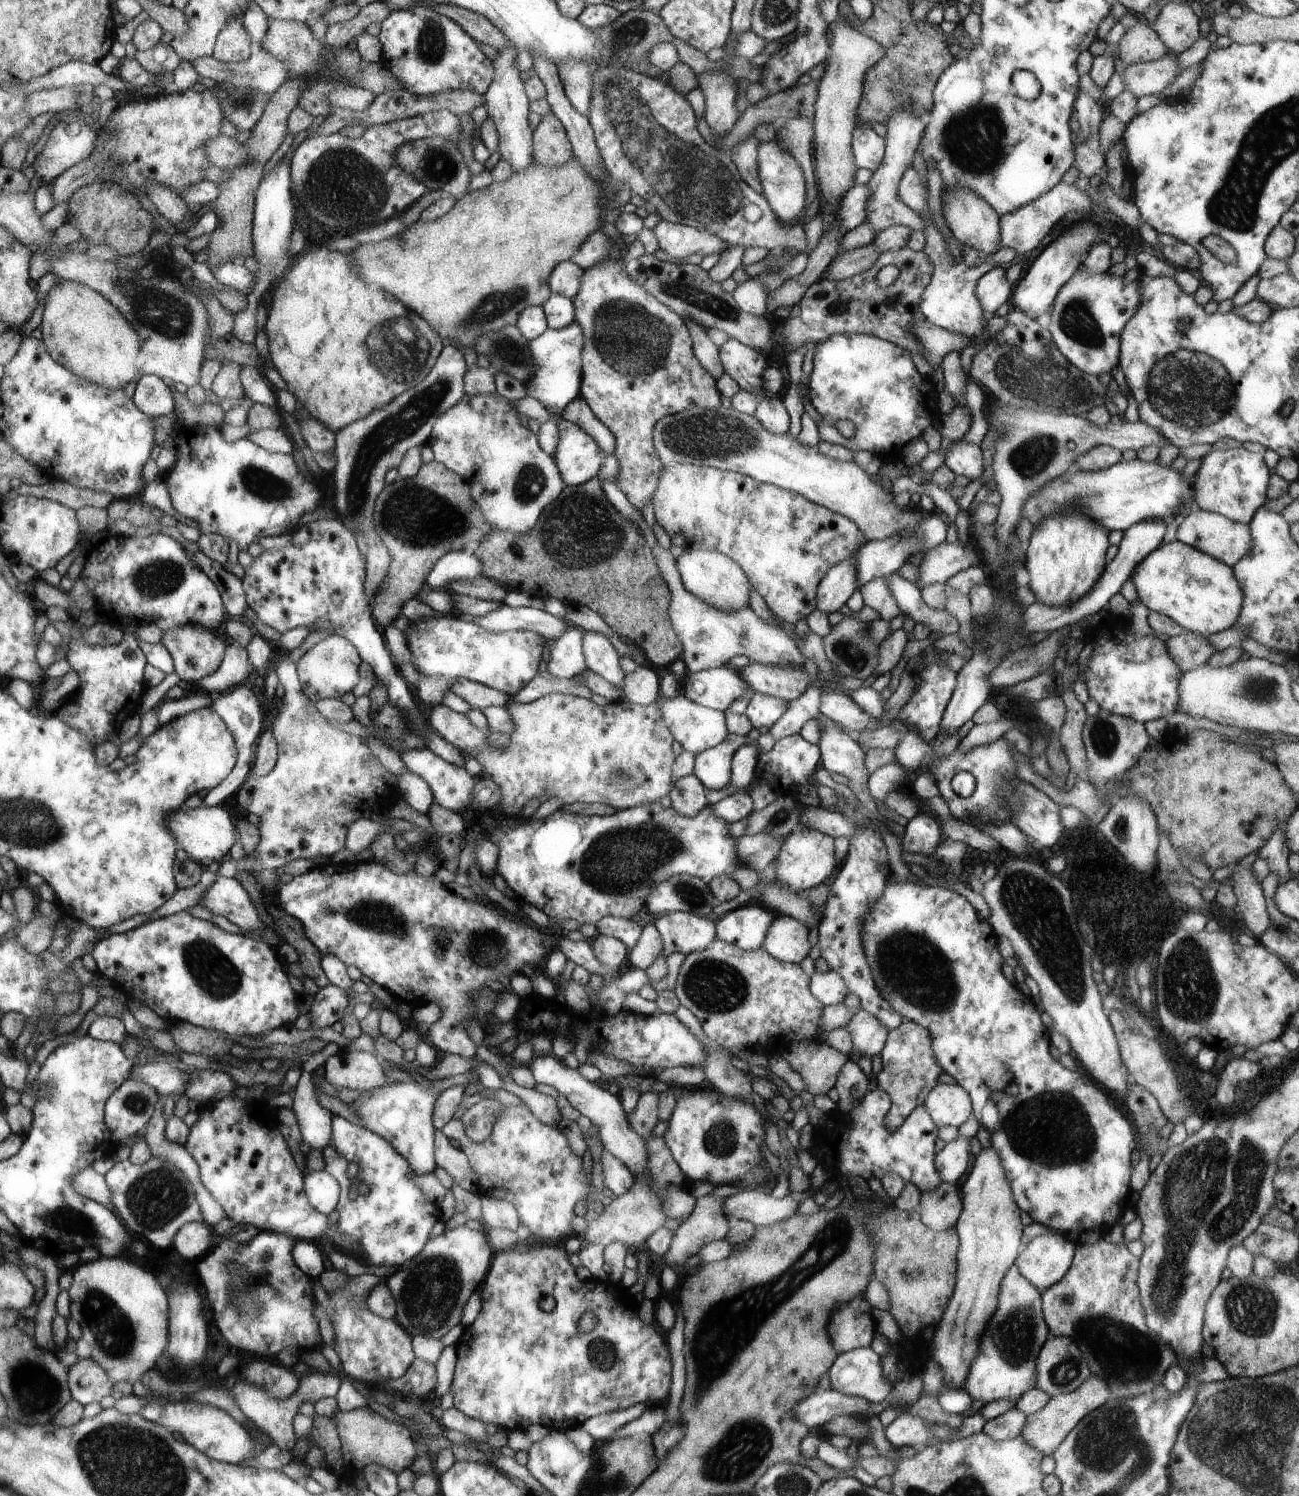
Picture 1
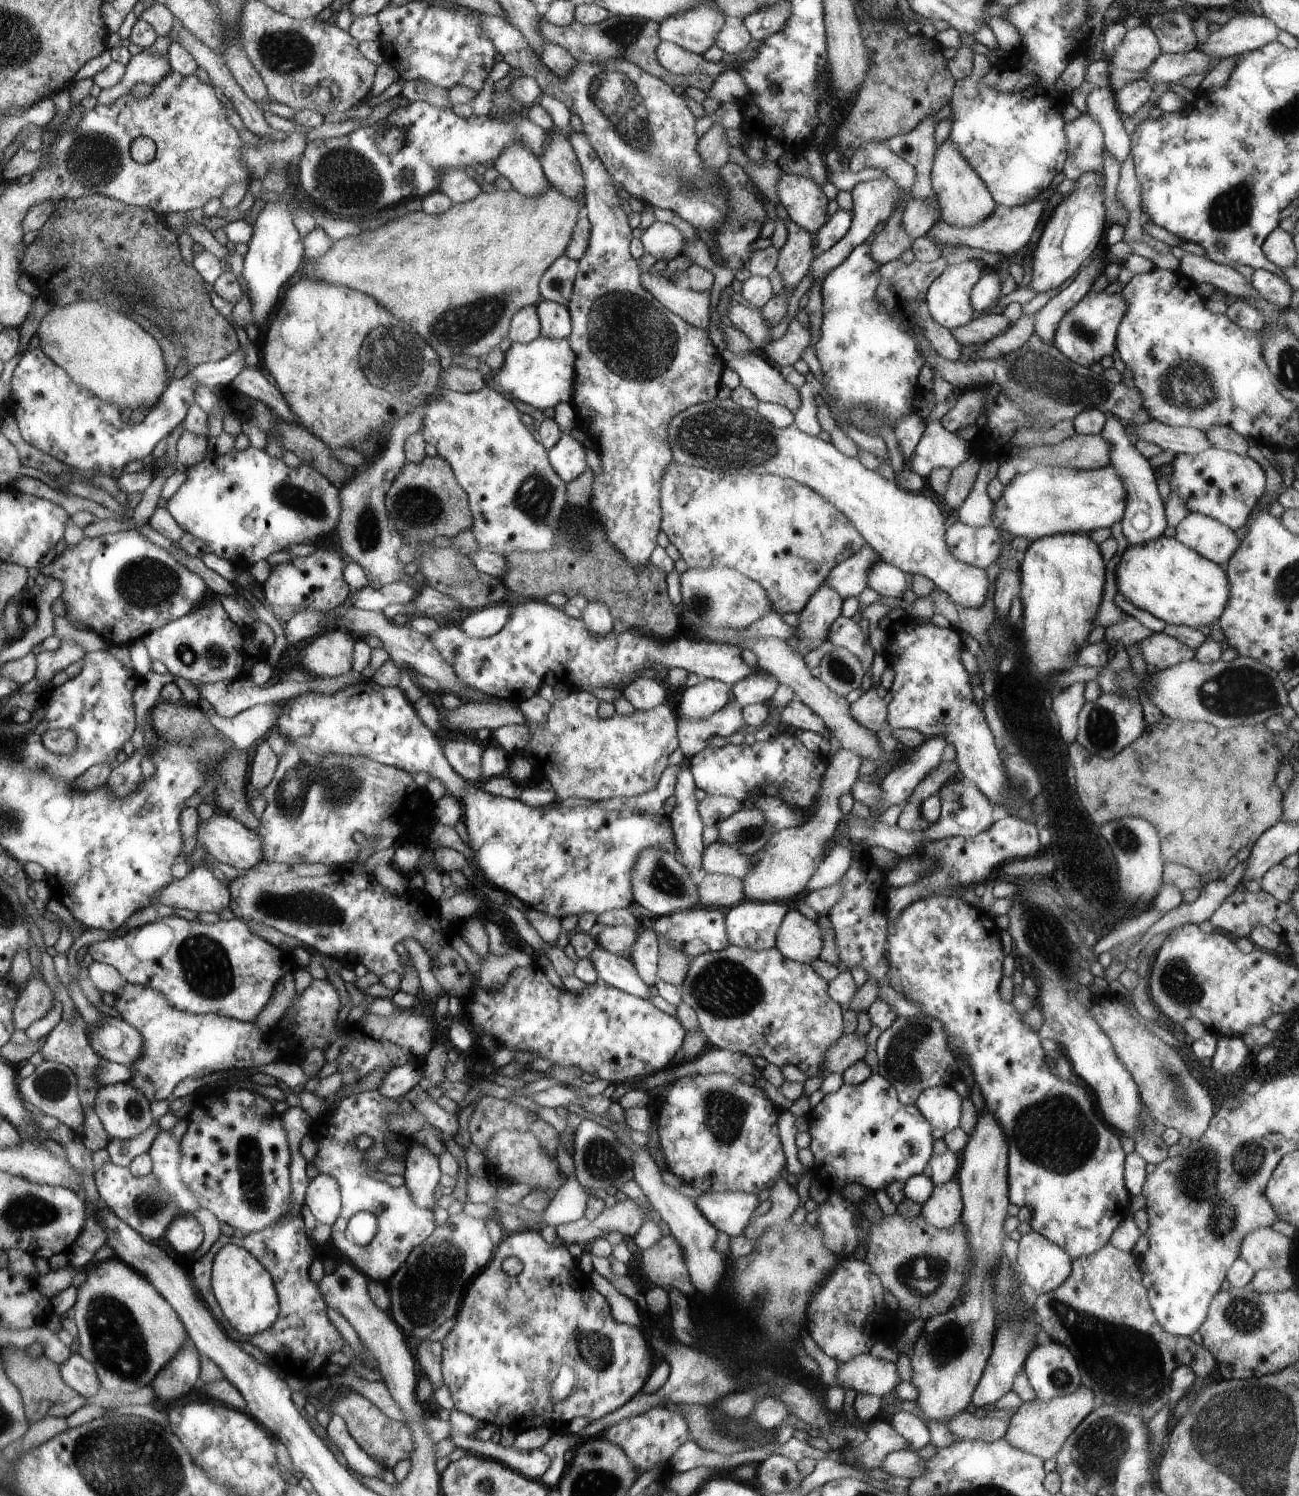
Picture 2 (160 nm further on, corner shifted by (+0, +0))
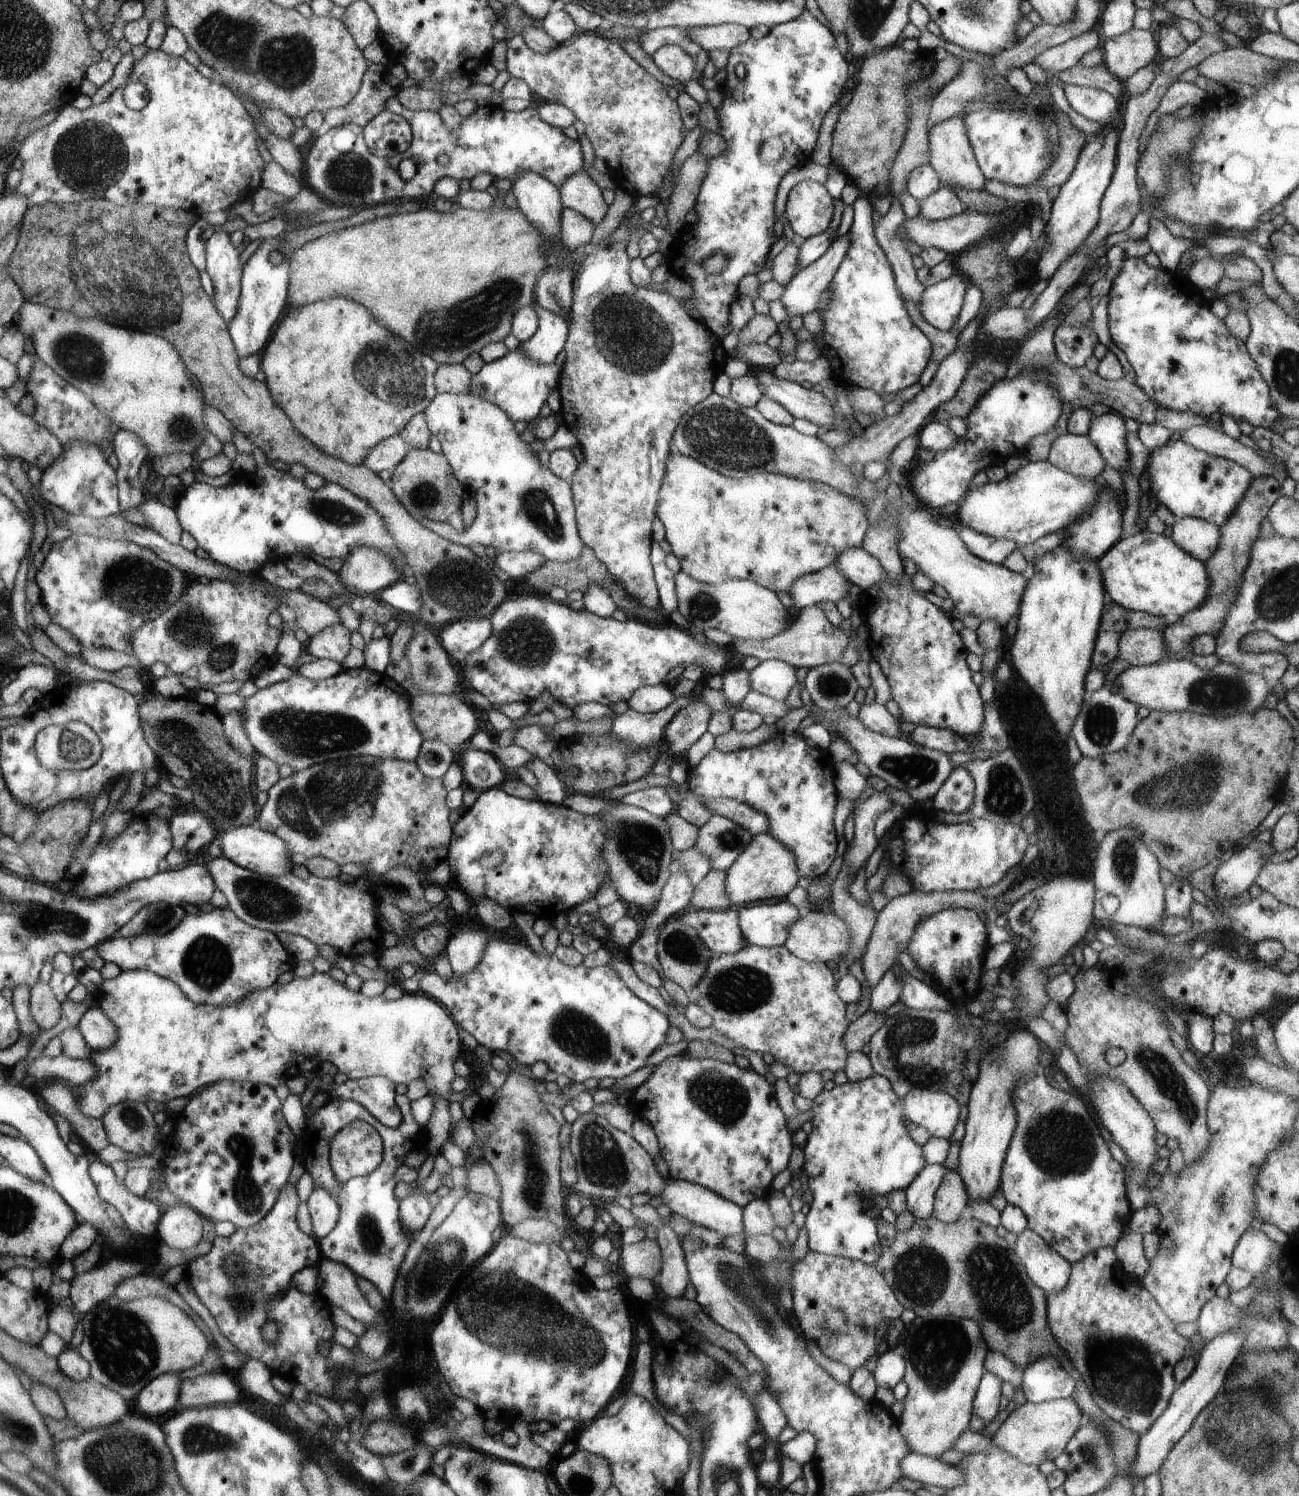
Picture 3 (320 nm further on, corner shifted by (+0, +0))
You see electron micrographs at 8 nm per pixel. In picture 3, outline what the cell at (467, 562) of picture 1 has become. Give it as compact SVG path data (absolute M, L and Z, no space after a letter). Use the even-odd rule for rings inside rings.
M498 551L498 554L491 558L493 568L502 570L509 574L510 578L520 579L524 578L534 572L544 560L544 556L536 554L536 552L512 552L512 551Z

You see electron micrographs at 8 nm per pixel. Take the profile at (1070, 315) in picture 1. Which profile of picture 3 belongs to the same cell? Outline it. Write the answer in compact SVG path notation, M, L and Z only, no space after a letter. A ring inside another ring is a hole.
M1092 320L1088 326L1058 326L1054 336L1054 347L1057 358L1071 368L1084 367L1086 361L1094 356L1094 346L1098 346L1098 336L1092 330Z

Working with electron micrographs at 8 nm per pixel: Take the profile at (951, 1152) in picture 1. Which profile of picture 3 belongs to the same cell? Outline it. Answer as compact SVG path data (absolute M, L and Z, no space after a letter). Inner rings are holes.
M943 1164L926 1165L905 1189L907 1210L916 1219L925 1220L933 1216L935 1195L948 1171Z

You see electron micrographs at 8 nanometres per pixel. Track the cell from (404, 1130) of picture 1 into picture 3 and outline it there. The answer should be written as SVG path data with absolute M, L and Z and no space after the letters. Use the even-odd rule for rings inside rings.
M418 1180L413 1183L411 1194L407 1196L401 1203L401 1219L406 1226L406 1232L410 1234L418 1234L428 1222L433 1208L428 1200L428 1192L420 1192L422 1186L418 1184Z

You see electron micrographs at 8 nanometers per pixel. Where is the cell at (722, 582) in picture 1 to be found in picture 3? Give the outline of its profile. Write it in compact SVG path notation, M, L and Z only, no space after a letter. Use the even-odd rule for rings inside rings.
M680 571L675 574L674 583L678 612L694 626L694 630L703 634L704 630L712 628L738 639L762 641L788 630L795 616L784 607L776 593L748 580L726 577L717 584L709 584Z

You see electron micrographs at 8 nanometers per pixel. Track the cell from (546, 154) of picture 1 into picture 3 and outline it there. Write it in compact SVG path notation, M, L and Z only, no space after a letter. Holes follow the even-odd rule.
M583 169L560 184L560 194L564 208L585 215L595 226L604 220L608 212L609 206L604 201L603 190Z

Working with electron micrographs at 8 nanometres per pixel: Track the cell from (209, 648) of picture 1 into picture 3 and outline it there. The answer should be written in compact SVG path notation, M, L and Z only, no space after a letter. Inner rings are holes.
M245 572L232 580L211 580L208 584L202 582L189 581L189 588L182 594L180 600L175 602L164 614L142 626L138 633L130 638L133 643L133 654L140 658L142 666L152 666L157 662L162 662L170 672L176 676L186 676L194 678L202 684L222 684L233 680L254 682L256 674L250 674L254 666L258 666L258 672L262 668L270 668L278 662L276 648L278 640L282 637L281 627L272 628L268 624L270 614L282 605L278 598L266 594L262 586L254 586L250 582L250 576L260 577L258 574Z

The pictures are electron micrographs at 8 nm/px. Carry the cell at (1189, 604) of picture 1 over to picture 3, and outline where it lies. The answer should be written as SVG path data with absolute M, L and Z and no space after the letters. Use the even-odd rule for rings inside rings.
M1139 531L1121 538L1098 560L1106 594L1118 606L1128 611L1139 611L1162 616L1167 625L1184 618L1186 612L1198 610L1208 598L1212 580L1206 564L1179 548L1164 534Z

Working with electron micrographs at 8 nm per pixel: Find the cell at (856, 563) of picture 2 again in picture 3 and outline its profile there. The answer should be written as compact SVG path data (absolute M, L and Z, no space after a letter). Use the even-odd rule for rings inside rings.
M828 566L814 574L806 574L790 586L790 598L795 610L817 603L836 603L844 600L850 592L850 580L836 566Z

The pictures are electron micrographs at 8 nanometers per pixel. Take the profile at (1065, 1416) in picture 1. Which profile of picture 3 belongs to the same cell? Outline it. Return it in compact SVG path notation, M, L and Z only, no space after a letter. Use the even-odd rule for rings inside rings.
M1073 1397L1042 1403L1027 1401L1017 1406L1002 1422L998 1431L992 1435L992 1444L1018 1458L1022 1464L1040 1467L1044 1462L1054 1461L1062 1454L1076 1430L1079 1430L1083 1414Z

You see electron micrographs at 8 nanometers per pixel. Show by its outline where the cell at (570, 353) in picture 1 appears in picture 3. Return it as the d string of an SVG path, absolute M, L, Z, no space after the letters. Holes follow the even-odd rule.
M522 350L509 351L506 356L494 362L486 363L470 382L471 394L482 396L488 402L500 406L514 420L530 423L540 415L543 404L550 392L561 385L562 368L556 364L536 362L530 354Z

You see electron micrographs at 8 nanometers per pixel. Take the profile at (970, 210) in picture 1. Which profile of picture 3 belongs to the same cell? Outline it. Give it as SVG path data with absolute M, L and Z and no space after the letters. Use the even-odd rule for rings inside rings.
M959 115L944 120L944 122L940 122L938 126L929 130L929 156L930 166L938 174L942 188L954 190L955 187L958 187L980 191L984 189L985 178L976 162L968 136L966 136L964 120Z

